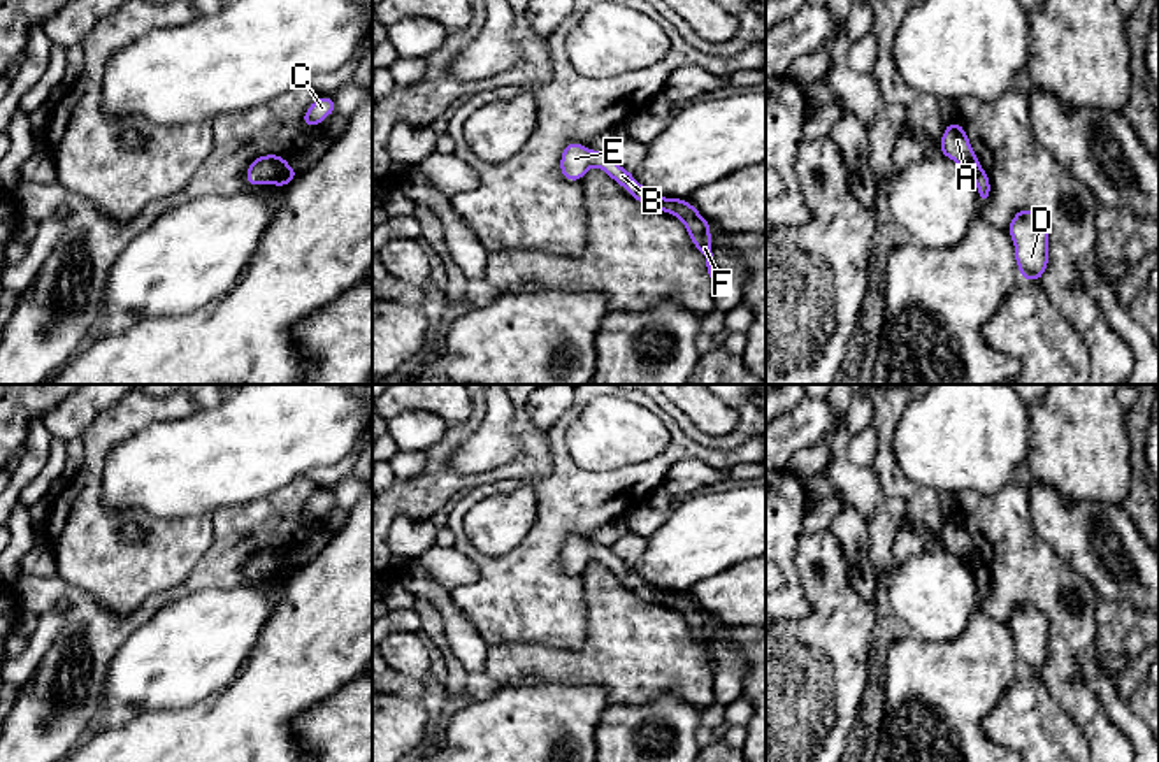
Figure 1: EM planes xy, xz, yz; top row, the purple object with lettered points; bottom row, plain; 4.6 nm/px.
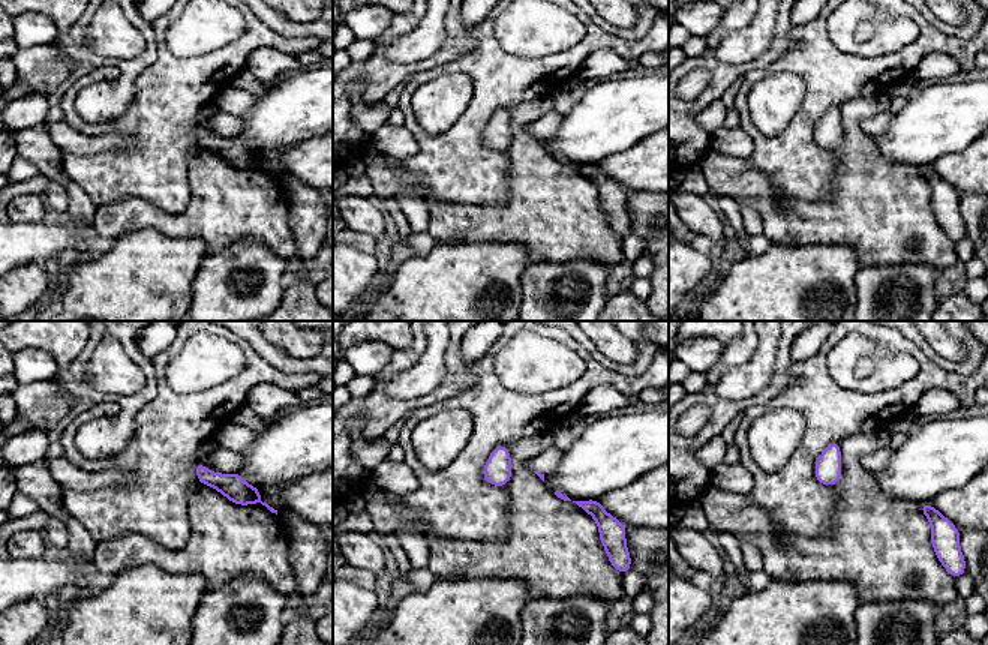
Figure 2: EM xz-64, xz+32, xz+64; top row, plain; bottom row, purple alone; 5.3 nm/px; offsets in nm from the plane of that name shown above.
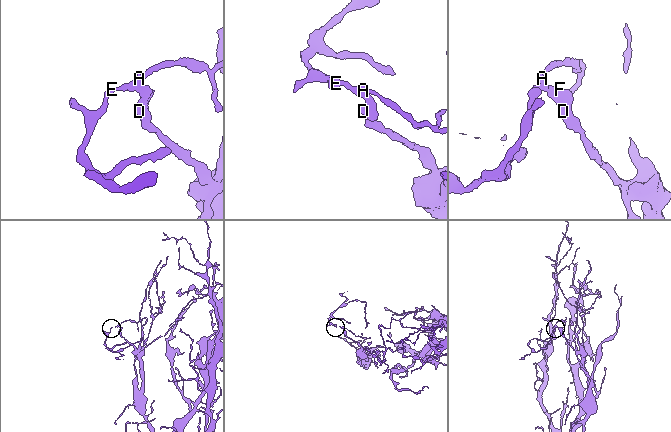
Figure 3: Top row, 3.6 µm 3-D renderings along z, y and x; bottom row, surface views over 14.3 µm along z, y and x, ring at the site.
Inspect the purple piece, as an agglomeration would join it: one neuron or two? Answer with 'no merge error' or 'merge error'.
merge error

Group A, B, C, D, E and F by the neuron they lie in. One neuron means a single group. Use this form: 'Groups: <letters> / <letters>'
Groups: A B C E / D F

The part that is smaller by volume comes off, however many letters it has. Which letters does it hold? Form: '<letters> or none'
A, B, C, E

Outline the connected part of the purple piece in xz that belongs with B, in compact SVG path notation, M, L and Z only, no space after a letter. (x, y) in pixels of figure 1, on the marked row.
M569 142L560 156L560 172L567 181L581 181L590 167L602 169L611 179L623 186L632 198L641 204L659 205L673 216L681 216L688 209L688 202L683 198L666 198L653 195L643 184L639 184L632 172L625 170L609 158L606 151L592 151L578 142Z

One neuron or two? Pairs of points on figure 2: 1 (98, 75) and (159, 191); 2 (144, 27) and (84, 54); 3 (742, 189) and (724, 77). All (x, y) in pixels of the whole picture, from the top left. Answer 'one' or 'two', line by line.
1: one
2: one
3: two

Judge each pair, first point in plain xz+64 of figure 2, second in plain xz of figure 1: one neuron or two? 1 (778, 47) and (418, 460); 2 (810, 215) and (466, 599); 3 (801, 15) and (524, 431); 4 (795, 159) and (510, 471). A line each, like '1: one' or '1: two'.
1: two
2: two
3: two
4: two

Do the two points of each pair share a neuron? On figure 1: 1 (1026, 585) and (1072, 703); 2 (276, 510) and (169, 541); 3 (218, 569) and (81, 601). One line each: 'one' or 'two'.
1: one
2: two
3: one

